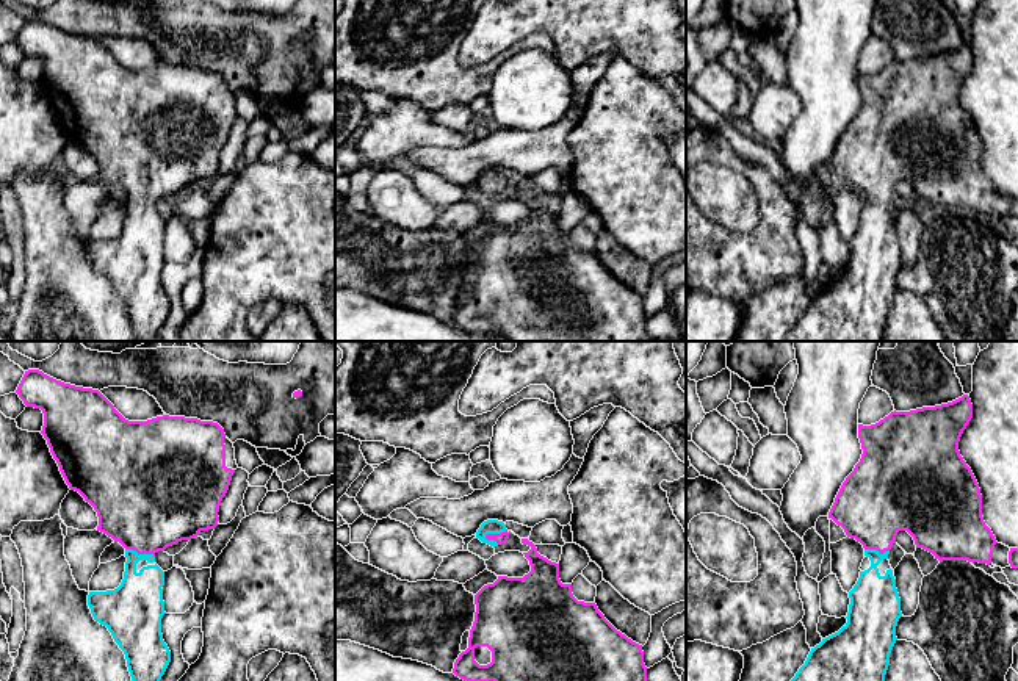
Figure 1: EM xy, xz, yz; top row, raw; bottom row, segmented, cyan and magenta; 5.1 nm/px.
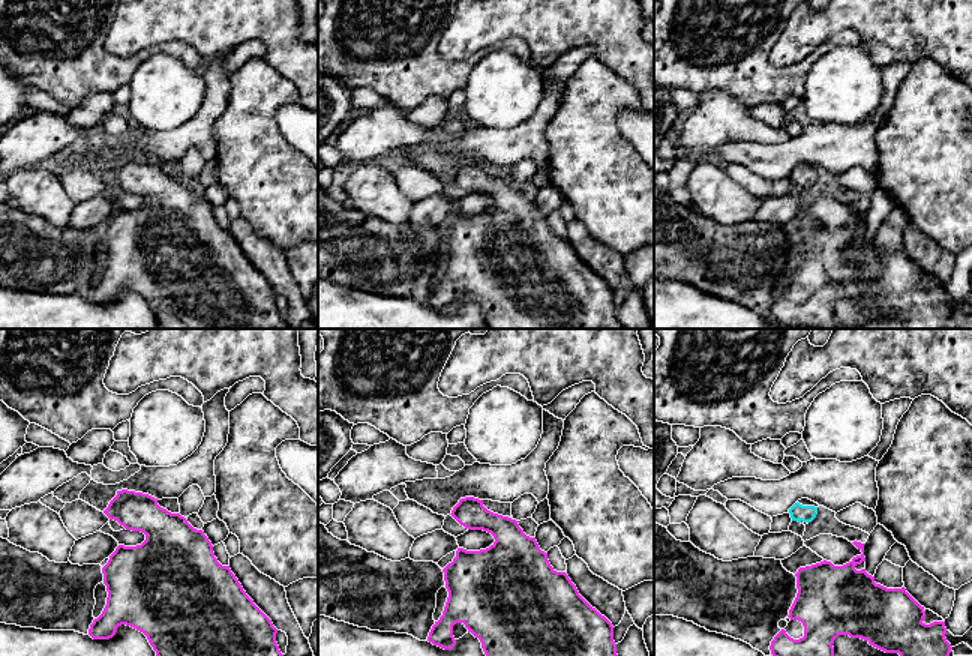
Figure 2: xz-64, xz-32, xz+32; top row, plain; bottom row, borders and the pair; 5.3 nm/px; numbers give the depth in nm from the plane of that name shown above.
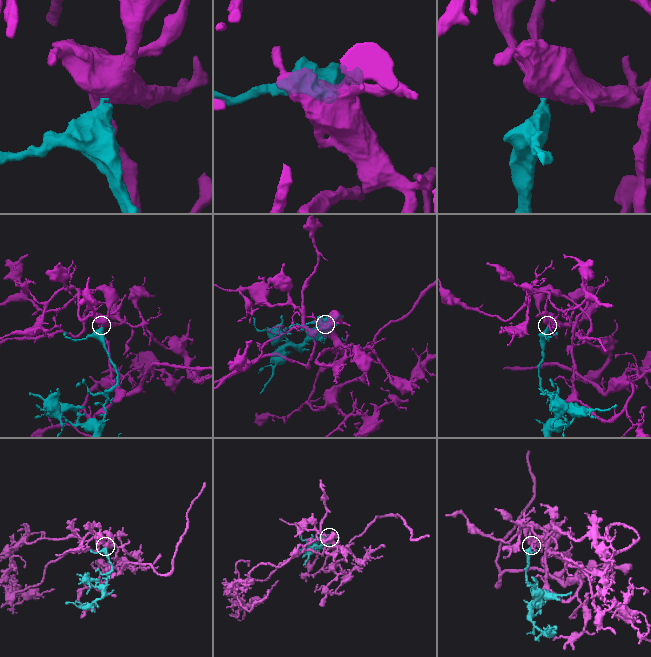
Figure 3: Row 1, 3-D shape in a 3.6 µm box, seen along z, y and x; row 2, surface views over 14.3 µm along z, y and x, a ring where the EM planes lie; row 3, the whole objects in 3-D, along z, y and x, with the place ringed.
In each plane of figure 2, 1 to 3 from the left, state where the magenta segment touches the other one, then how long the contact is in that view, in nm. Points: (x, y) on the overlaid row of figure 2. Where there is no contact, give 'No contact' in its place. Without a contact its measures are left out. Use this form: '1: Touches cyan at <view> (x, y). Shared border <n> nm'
1: No contact
2: No contact
3: No contact

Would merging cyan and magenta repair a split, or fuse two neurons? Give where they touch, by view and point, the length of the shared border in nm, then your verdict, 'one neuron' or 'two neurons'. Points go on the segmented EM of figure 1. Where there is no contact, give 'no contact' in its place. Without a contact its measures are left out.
xz (495, 533) | 130 nm | one neuron

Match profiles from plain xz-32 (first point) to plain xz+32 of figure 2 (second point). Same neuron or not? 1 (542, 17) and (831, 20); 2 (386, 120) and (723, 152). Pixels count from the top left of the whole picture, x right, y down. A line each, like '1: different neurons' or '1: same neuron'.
1: same neuron
2: different neurons

